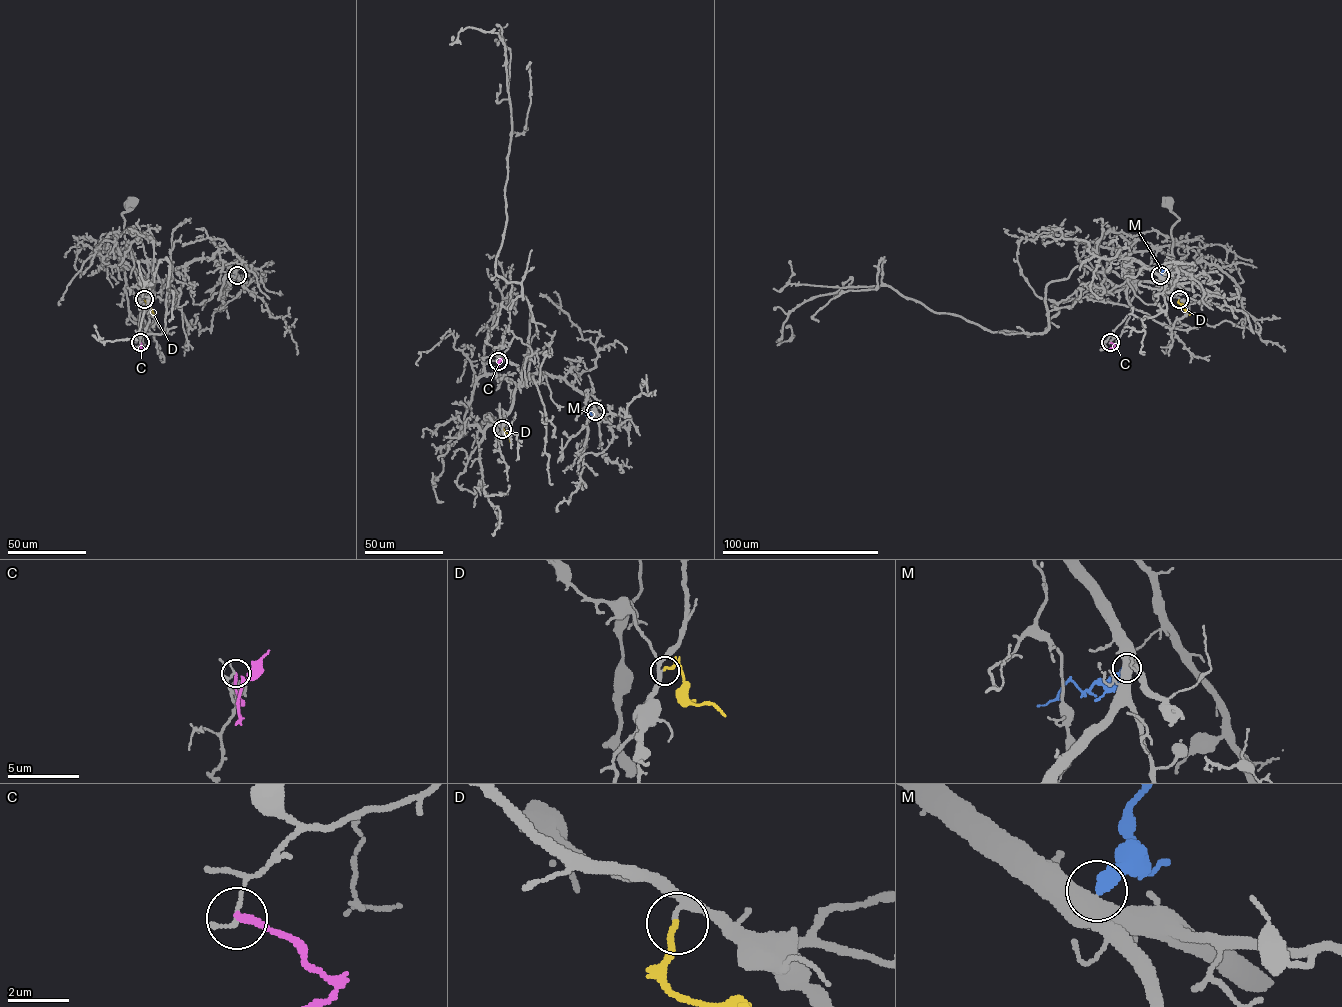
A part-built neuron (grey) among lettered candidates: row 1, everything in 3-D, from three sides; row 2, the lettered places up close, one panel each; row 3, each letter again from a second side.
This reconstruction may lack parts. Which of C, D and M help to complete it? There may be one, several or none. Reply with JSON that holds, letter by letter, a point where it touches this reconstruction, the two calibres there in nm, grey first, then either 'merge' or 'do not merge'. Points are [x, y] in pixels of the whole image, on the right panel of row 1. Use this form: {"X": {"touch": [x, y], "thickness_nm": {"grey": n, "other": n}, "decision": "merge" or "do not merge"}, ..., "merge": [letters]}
{"C": {"touch": [1110, 342], "thickness_nm": {"grey": 160, "other": 200}, "decision": "do not merge"}, "D": {"touch": [1179, 299], "thickness_nm": {"grey": 160, "other": 170}, "decision": "merge"}, "M": {"touch": [1160, 275], "thickness_nm": {"grey": 440, "other": 440}, "decision": "do not merge"}, "merge": ["D"]}

